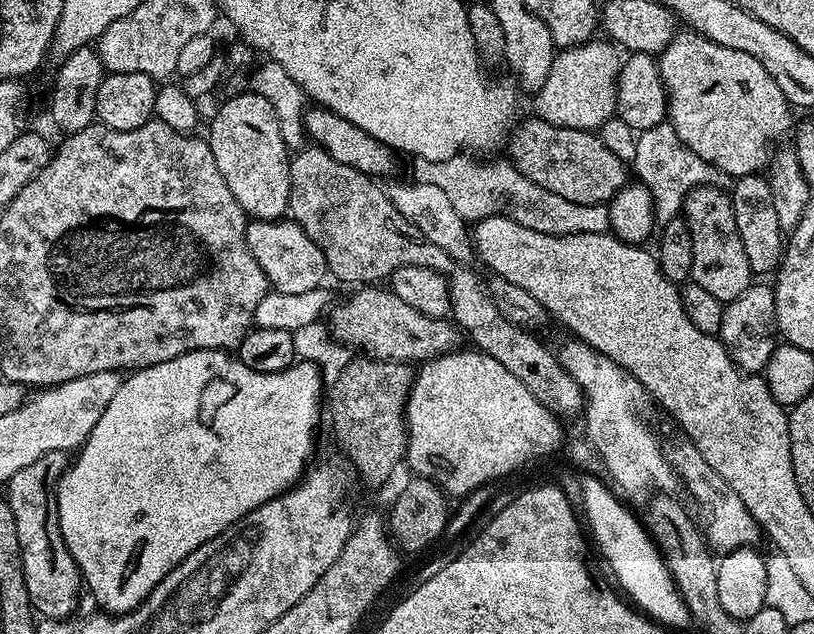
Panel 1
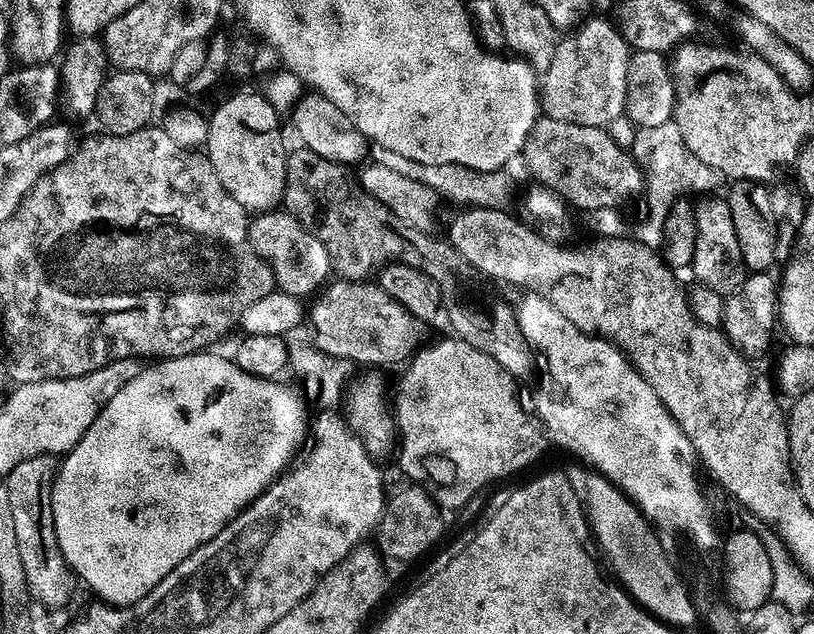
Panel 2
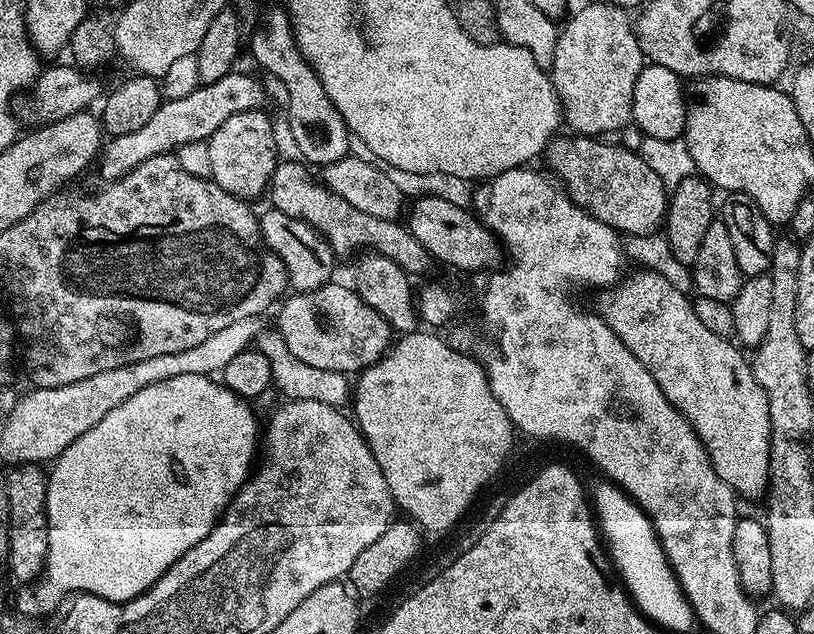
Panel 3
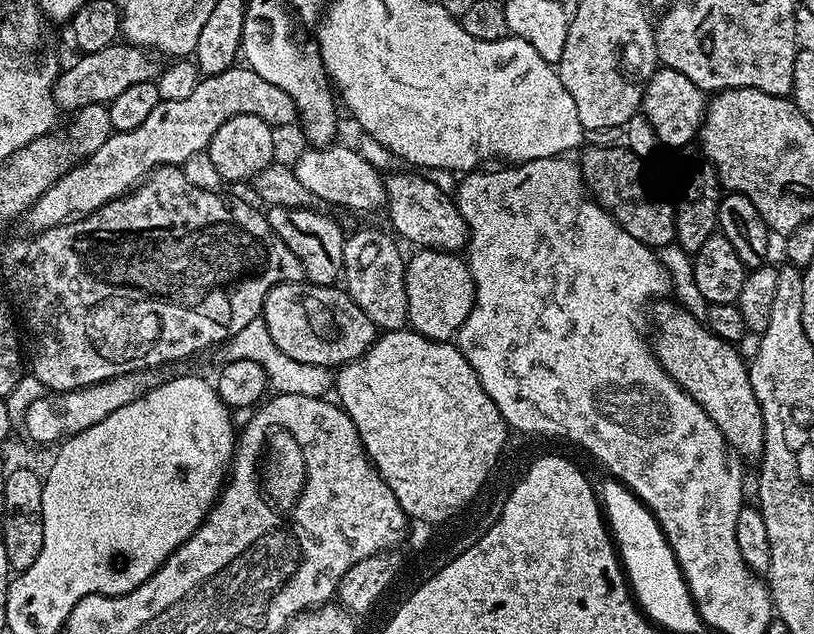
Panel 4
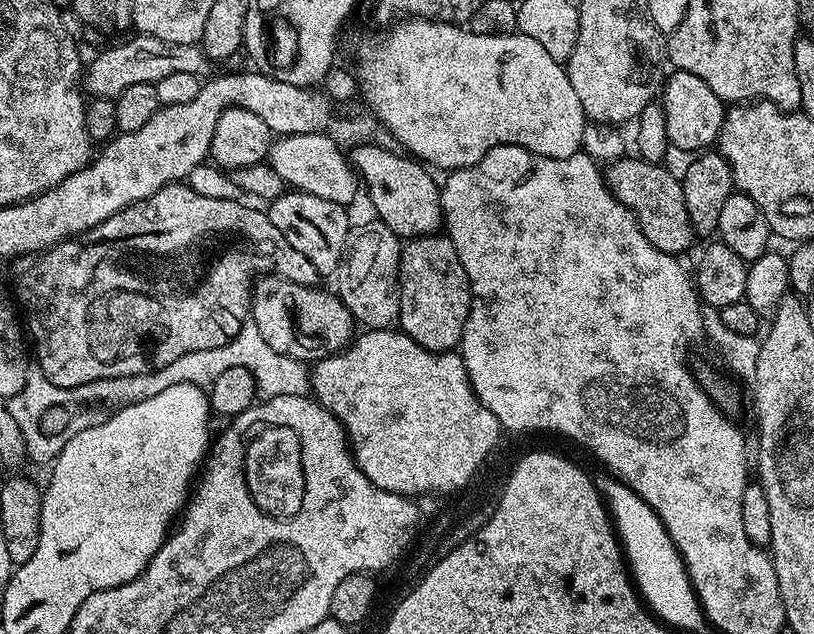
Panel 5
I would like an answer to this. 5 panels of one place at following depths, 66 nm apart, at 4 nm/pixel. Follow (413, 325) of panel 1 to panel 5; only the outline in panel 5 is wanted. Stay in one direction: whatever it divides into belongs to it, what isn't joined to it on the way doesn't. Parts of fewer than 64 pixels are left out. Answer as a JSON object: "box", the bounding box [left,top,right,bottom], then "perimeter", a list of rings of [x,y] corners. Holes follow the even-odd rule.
{"box":[250,274,354,362],"perimeter":[[[269,274],[253,287],[250,318],[266,344],[278,354],[303,362],[325,360],[327,356],[344,351],[354,339],[350,310],[340,301],[339,295],[329,292],[323,292],[320,286],[307,288]]]}

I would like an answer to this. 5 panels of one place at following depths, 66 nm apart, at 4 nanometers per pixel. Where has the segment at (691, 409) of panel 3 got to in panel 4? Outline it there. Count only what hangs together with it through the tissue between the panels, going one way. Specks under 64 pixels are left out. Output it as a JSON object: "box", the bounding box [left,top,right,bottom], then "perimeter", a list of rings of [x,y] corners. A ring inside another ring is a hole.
{"box":[652,298,764,461],"perimeter":[[[664,298],[653,303],[652,320],[656,323],[656,344],[654,340],[654,351],[656,360],[702,410],[718,426],[718,430],[723,434],[724,441],[728,443],[729,449],[737,457],[745,456],[746,459],[755,461],[764,453],[764,423],[762,422],[762,406],[758,406],[758,398],[754,398],[754,386],[750,386],[748,377],[748,364],[746,360],[736,353],[737,349],[728,344],[722,338],[715,336],[708,329],[707,323],[696,316],[691,316],[684,308],[679,308],[676,304],[671,304],[671,299]]]}

